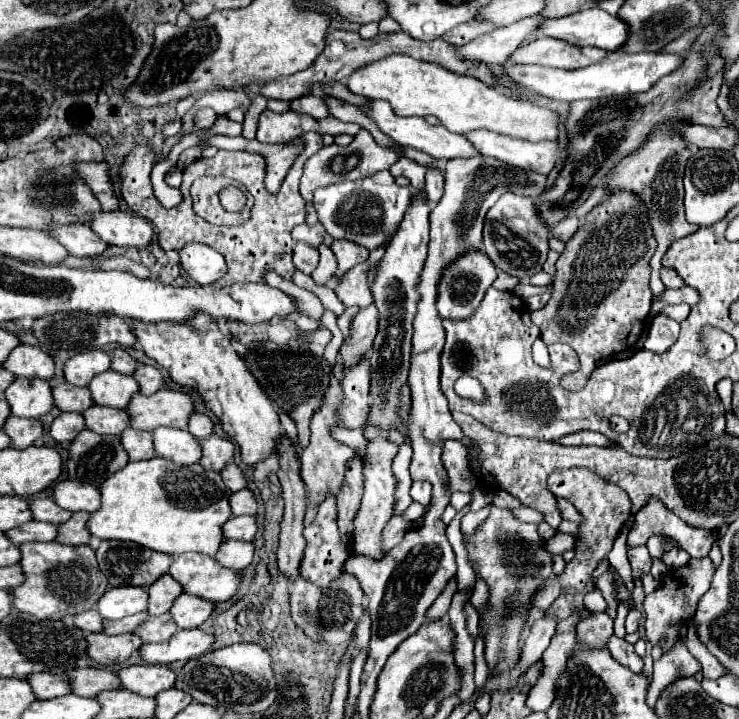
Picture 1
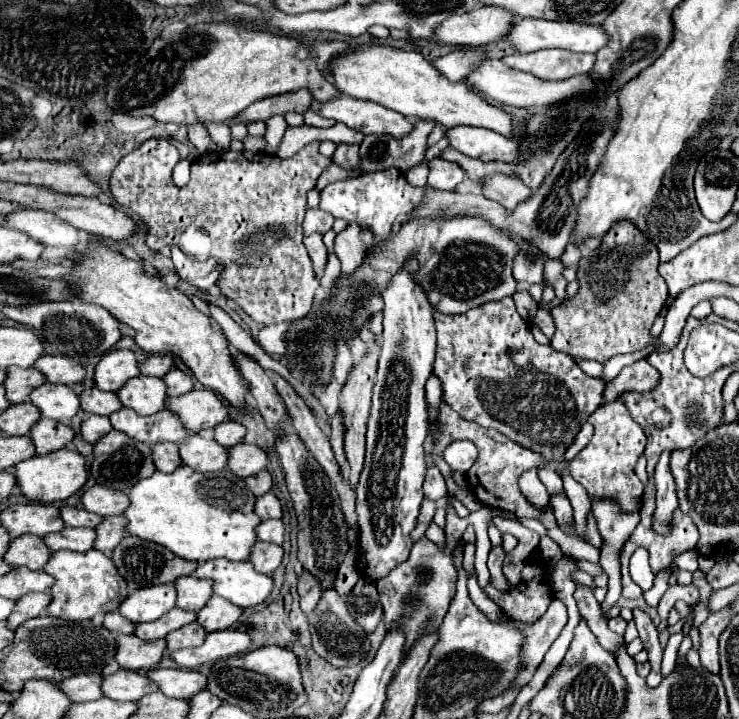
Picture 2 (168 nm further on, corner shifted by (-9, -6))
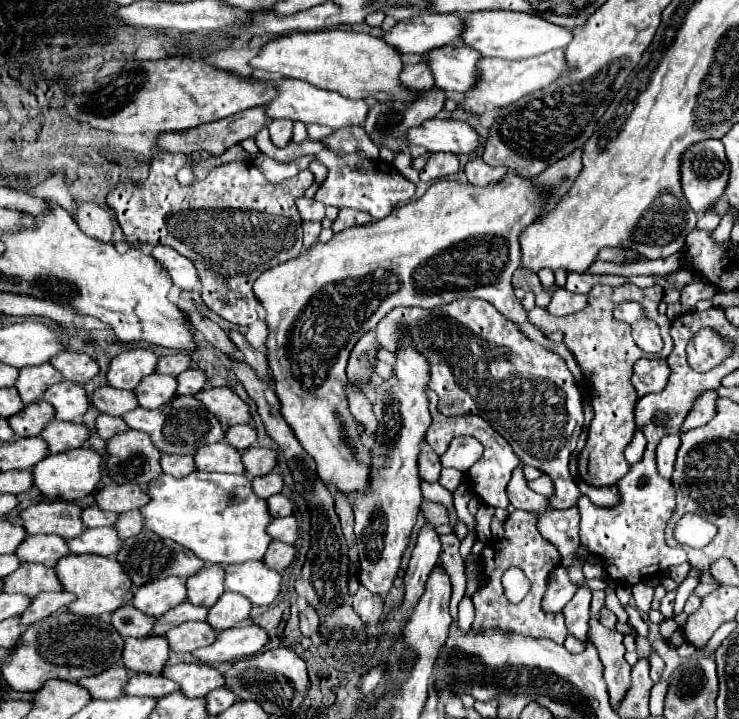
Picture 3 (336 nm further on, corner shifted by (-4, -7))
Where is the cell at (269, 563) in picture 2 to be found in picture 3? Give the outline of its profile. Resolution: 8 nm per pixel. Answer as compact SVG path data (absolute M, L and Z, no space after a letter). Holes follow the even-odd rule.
M272 541L268 551L266 551L264 561L270 569L276 569L276 571L282 573L294 561L294 555L296 555L294 545L288 545L288 543L282 543L282 541Z

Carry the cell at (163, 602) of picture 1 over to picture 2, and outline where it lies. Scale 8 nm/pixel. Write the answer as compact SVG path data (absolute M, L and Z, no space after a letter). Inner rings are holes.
M183 576L175 580L177 590L177 608L197 612L211 598L211 580L197 580L193 576Z

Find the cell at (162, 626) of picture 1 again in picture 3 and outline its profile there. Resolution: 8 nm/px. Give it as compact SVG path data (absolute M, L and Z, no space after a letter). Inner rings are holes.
M186 621L166 633L170 649L176 653L192 653L194 649L208 647L216 639L216 629L204 621Z

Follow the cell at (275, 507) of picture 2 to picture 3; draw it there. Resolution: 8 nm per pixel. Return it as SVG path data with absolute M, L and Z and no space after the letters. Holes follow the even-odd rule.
M278 493L278 495L272 495L268 499L268 507L270 507L270 513L274 517L286 517L286 515L292 515L294 513L294 503L292 499L288 499L286 495Z

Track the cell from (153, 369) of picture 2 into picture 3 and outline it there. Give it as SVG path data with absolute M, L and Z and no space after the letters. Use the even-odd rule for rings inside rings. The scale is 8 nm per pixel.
M184 353L166 355L166 357L160 357L156 371L158 373L168 373L168 375L180 375L182 371L190 369L190 363L192 363L190 355L184 355Z

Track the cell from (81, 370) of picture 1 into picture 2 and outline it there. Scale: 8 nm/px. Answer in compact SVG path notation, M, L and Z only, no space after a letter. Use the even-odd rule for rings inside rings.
M113 350L105 354L95 366L95 386L99 390L117 392L123 382L139 374L139 360L131 350Z

